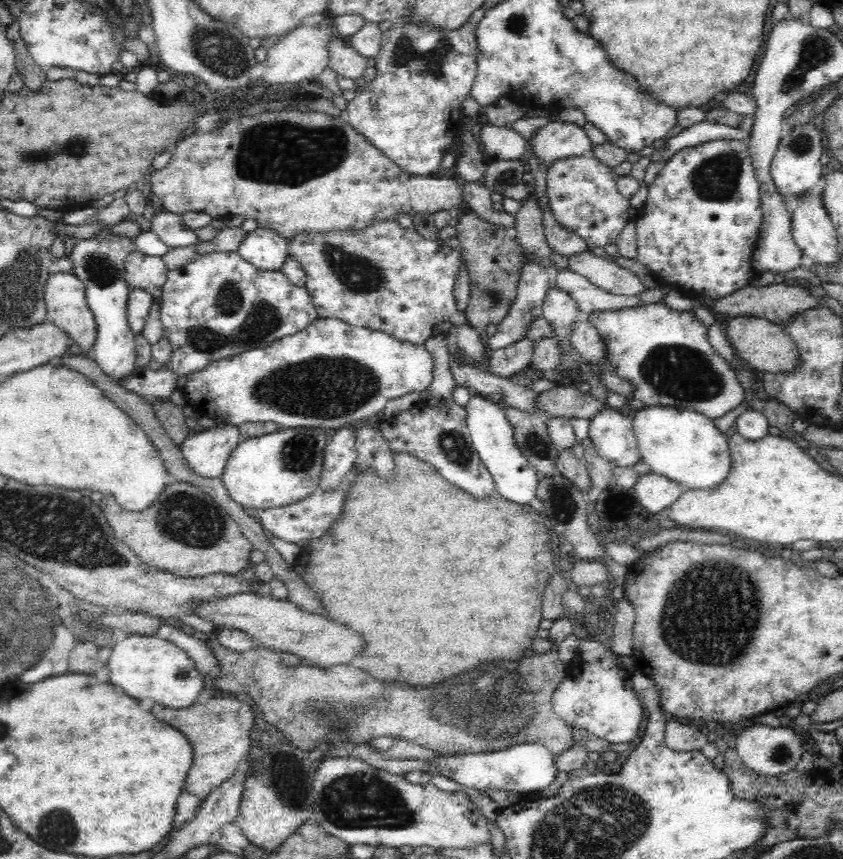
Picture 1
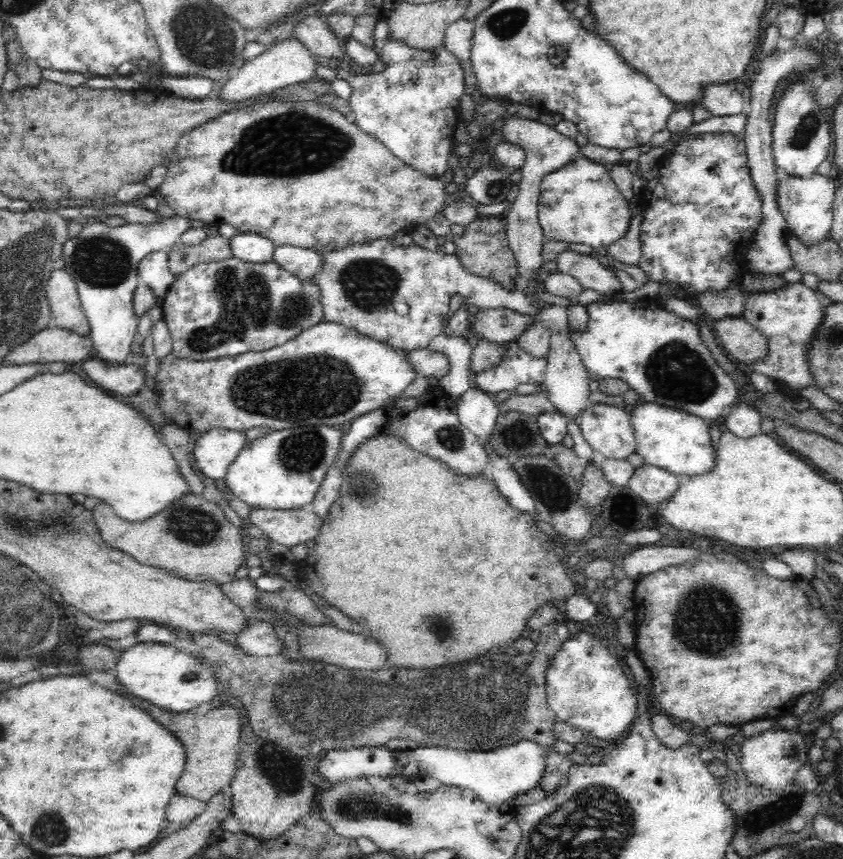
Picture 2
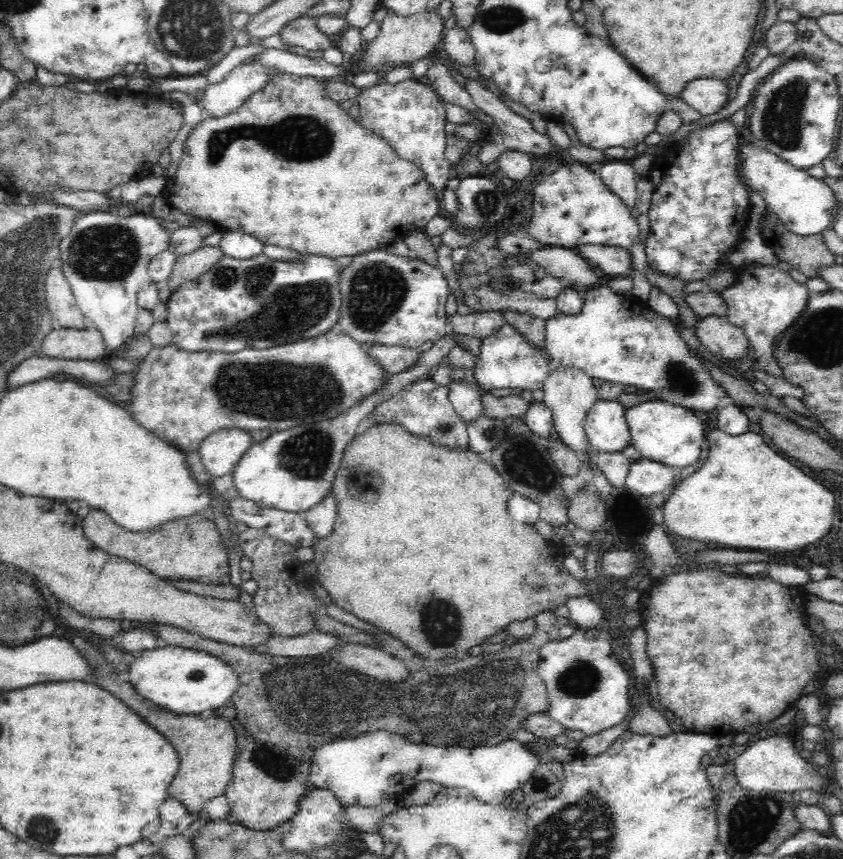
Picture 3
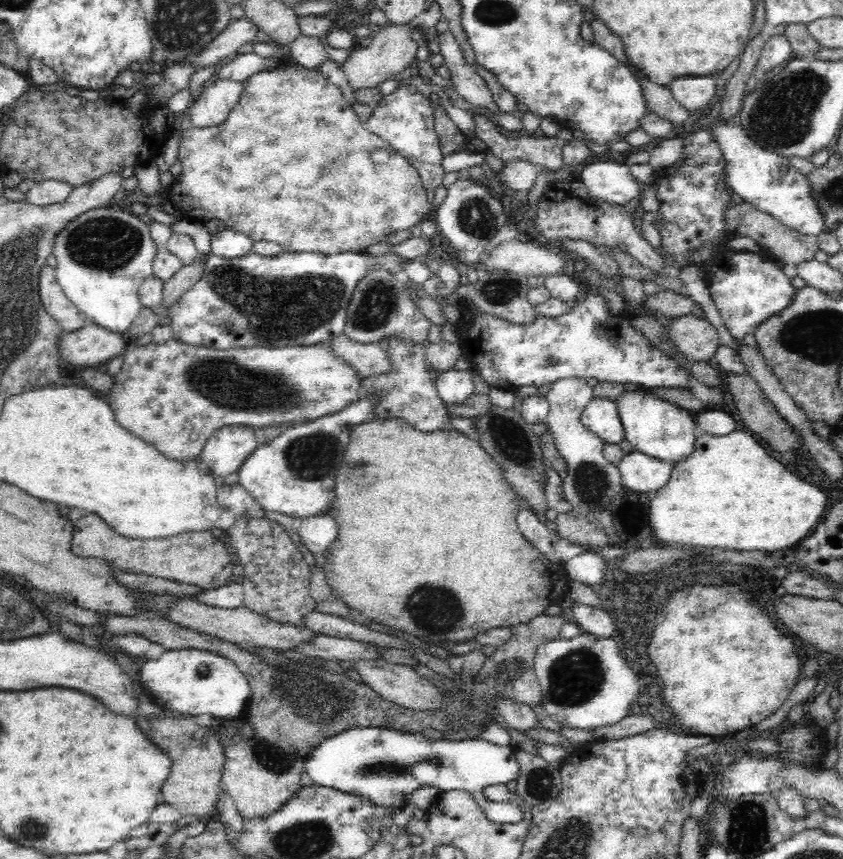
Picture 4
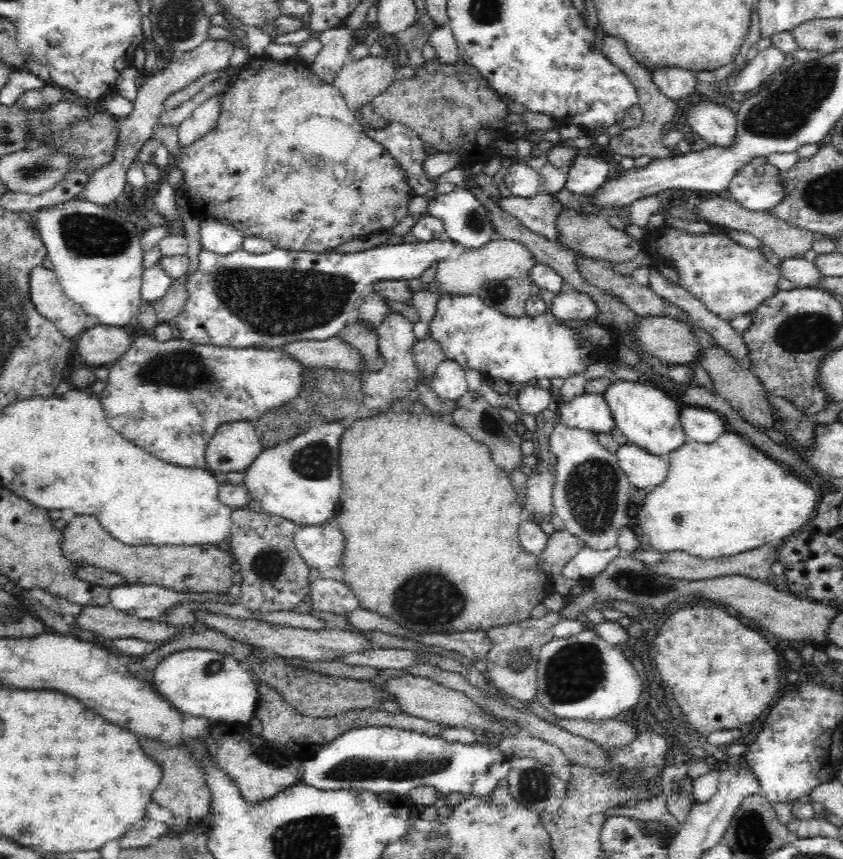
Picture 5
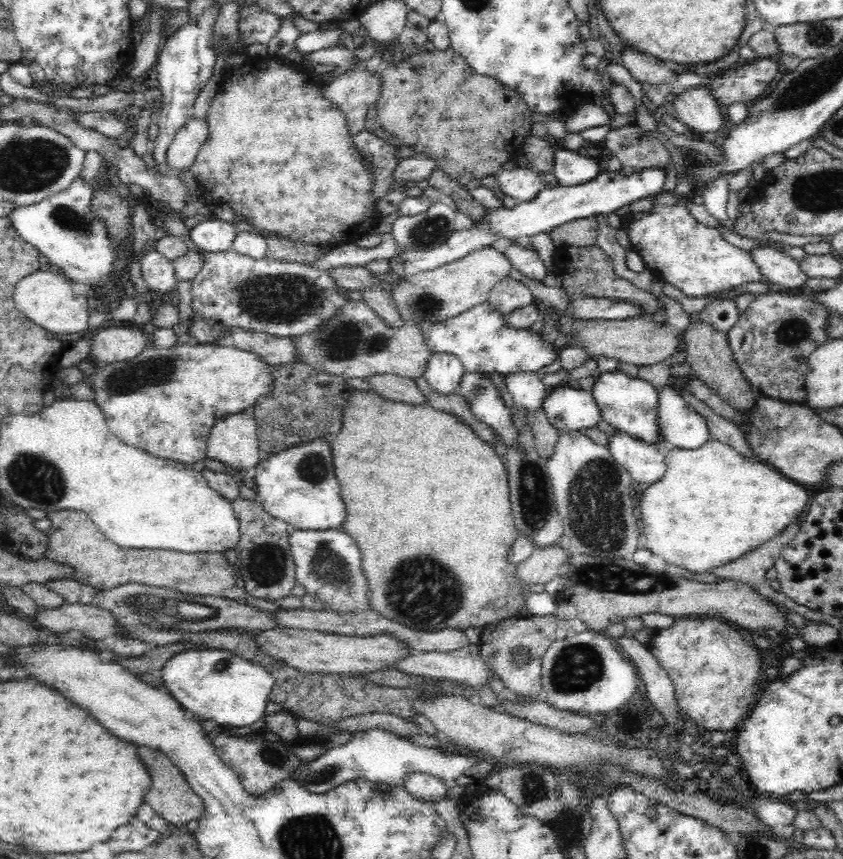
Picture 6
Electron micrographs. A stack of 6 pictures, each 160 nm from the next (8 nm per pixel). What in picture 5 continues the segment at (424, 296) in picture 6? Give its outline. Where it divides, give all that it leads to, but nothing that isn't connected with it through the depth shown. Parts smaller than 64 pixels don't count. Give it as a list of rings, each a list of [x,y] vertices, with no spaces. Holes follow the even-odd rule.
[[[490,239],[480,248],[464,249],[456,259],[446,259],[439,262],[436,266],[436,278],[428,286],[428,289],[434,291],[438,299],[441,296],[465,297],[466,295],[474,295],[489,282],[528,278],[530,268],[537,261],[534,259],[534,255],[518,241],[510,239],[493,241]]]

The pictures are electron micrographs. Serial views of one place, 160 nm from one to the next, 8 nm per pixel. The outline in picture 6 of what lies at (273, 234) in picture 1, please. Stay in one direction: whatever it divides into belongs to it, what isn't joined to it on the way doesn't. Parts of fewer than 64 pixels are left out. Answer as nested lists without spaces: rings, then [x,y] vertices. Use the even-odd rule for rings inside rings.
[[[203,220],[190,228],[188,235],[198,249],[209,252],[224,252],[232,249],[232,240],[237,230],[231,222],[218,220]]]

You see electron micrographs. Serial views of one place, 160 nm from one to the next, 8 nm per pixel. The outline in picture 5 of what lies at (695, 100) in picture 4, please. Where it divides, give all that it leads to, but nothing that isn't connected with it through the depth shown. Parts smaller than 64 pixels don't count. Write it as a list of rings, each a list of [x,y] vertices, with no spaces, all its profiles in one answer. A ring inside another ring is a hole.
[[[677,67],[646,69],[650,73],[652,83],[658,91],[669,99],[678,100],[694,93],[697,74]]]

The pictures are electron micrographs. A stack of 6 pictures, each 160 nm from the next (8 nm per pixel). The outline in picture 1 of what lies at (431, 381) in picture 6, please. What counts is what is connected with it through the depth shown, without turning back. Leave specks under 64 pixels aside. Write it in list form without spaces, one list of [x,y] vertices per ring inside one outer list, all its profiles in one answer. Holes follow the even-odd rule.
[[[473,394],[466,403],[466,424],[475,451],[487,466],[488,473],[493,477],[495,491],[505,500],[524,506],[530,505],[536,497],[539,478],[528,466],[526,457],[514,443],[512,426],[506,420],[502,403],[495,403],[486,395]]]

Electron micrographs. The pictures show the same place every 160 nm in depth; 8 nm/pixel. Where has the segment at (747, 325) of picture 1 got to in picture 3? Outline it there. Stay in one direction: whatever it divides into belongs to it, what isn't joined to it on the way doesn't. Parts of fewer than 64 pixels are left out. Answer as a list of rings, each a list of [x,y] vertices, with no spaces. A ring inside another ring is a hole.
[[[725,316],[698,318],[692,330],[702,347],[725,362],[746,356],[751,347],[742,328],[728,323]]]

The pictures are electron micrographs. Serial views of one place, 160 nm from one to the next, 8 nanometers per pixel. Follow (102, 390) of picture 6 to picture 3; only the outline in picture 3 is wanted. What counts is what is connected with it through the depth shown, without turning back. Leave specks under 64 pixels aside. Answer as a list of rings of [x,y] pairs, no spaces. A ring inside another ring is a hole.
[[[335,329],[314,338],[272,346],[266,350],[244,348],[233,353],[188,352],[173,342],[166,346],[153,346],[130,370],[134,380],[130,388],[130,400],[124,408],[136,423],[184,453],[184,456],[198,451],[202,441],[220,429],[244,428],[246,431],[256,431],[258,428],[270,428],[283,431],[302,423],[334,419],[377,391],[388,375],[376,363],[376,359],[366,355],[364,347],[346,336],[346,333],[335,332]]]

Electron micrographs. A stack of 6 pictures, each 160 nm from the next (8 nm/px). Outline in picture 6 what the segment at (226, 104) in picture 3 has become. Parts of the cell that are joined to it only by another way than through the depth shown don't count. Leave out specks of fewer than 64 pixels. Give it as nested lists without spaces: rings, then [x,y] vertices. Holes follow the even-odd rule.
[[[191,117],[178,130],[172,144],[166,152],[166,165],[168,170],[176,175],[189,170],[194,164],[199,149],[206,143],[208,128],[206,120],[196,120]]]

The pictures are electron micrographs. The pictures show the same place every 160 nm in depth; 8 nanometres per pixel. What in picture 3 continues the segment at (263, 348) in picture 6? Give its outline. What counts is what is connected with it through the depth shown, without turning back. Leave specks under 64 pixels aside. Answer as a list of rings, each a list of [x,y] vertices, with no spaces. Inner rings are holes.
[[[374,344],[365,346],[364,348],[366,350],[366,355],[370,356],[370,359],[376,359],[376,363],[378,363],[378,365],[384,369],[385,374],[388,375],[406,371],[418,360],[421,355],[420,351],[398,345]]]

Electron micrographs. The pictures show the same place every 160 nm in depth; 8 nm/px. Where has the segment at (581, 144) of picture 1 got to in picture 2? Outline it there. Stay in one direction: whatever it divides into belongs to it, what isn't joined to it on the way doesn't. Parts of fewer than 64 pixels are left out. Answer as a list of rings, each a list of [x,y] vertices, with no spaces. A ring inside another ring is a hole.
[[[509,113],[502,114],[502,117],[501,132],[504,142],[518,146],[525,152],[525,163],[520,170],[521,178],[518,183],[519,194],[514,202],[508,205],[510,212],[506,216],[507,240],[517,260],[519,277],[532,281],[539,279],[544,274],[543,262],[540,257],[544,235],[538,222],[538,198],[541,180],[547,174],[566,166],[576,158],[579,147],[575,140],[559,134],[554,126],[540,123],[538,120],[515,117]]]

